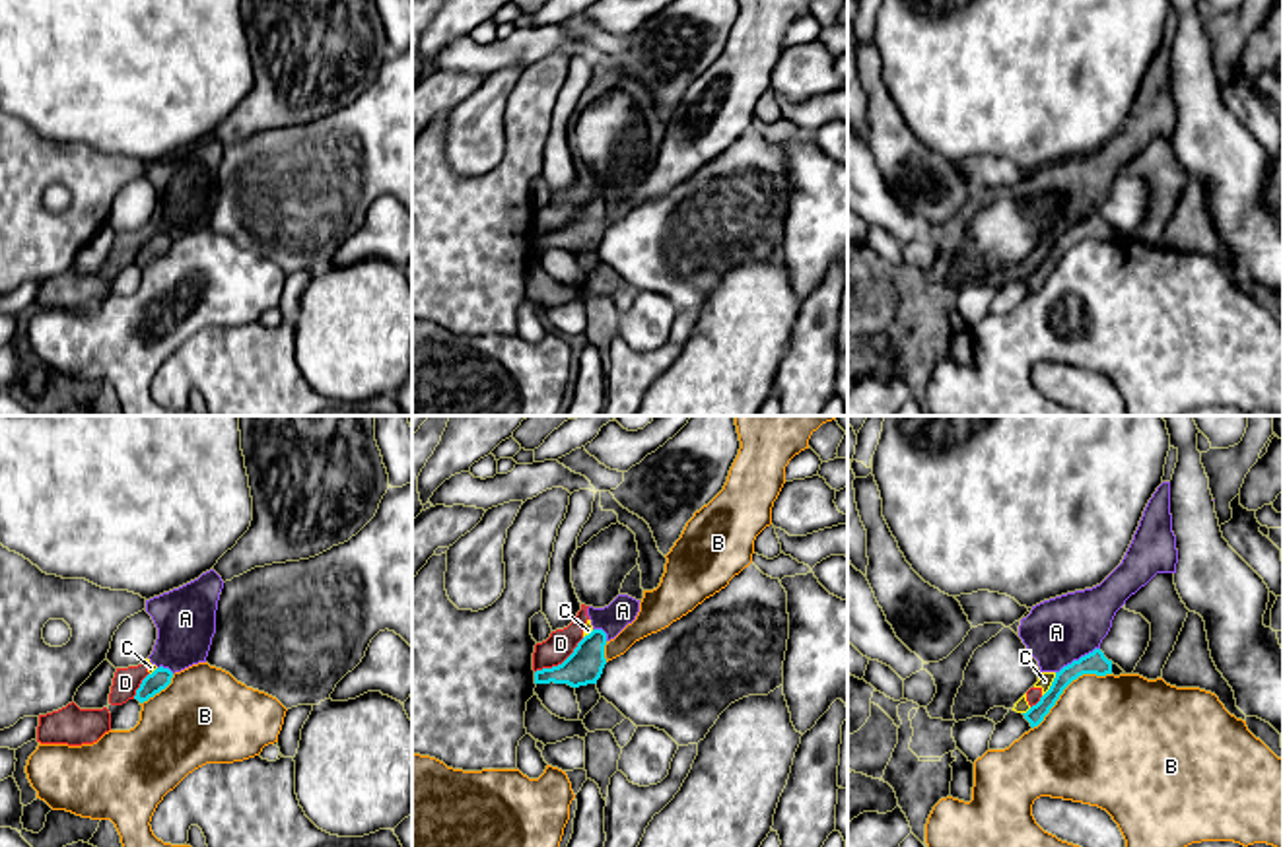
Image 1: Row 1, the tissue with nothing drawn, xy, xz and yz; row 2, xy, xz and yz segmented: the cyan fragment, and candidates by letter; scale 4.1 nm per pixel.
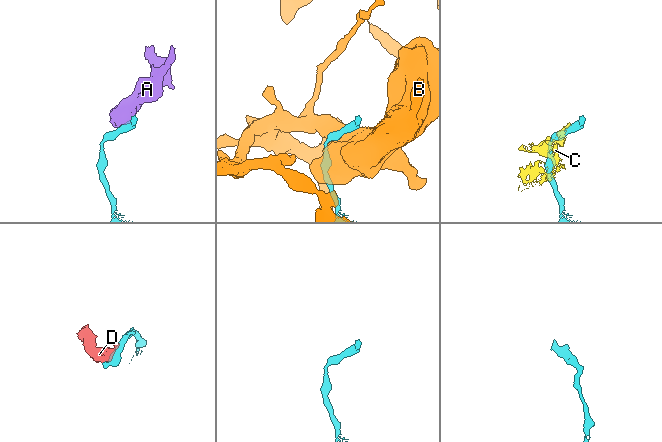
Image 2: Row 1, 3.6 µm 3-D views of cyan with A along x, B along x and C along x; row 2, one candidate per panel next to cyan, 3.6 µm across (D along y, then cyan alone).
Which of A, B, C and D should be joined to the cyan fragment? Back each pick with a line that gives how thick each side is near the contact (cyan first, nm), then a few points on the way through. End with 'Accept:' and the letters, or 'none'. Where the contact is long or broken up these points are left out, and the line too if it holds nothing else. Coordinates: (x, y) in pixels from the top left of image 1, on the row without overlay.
Accept: none

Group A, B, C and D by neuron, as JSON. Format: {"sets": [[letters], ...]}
{"sets": [["A", "C", "D"], ["B"]]}

